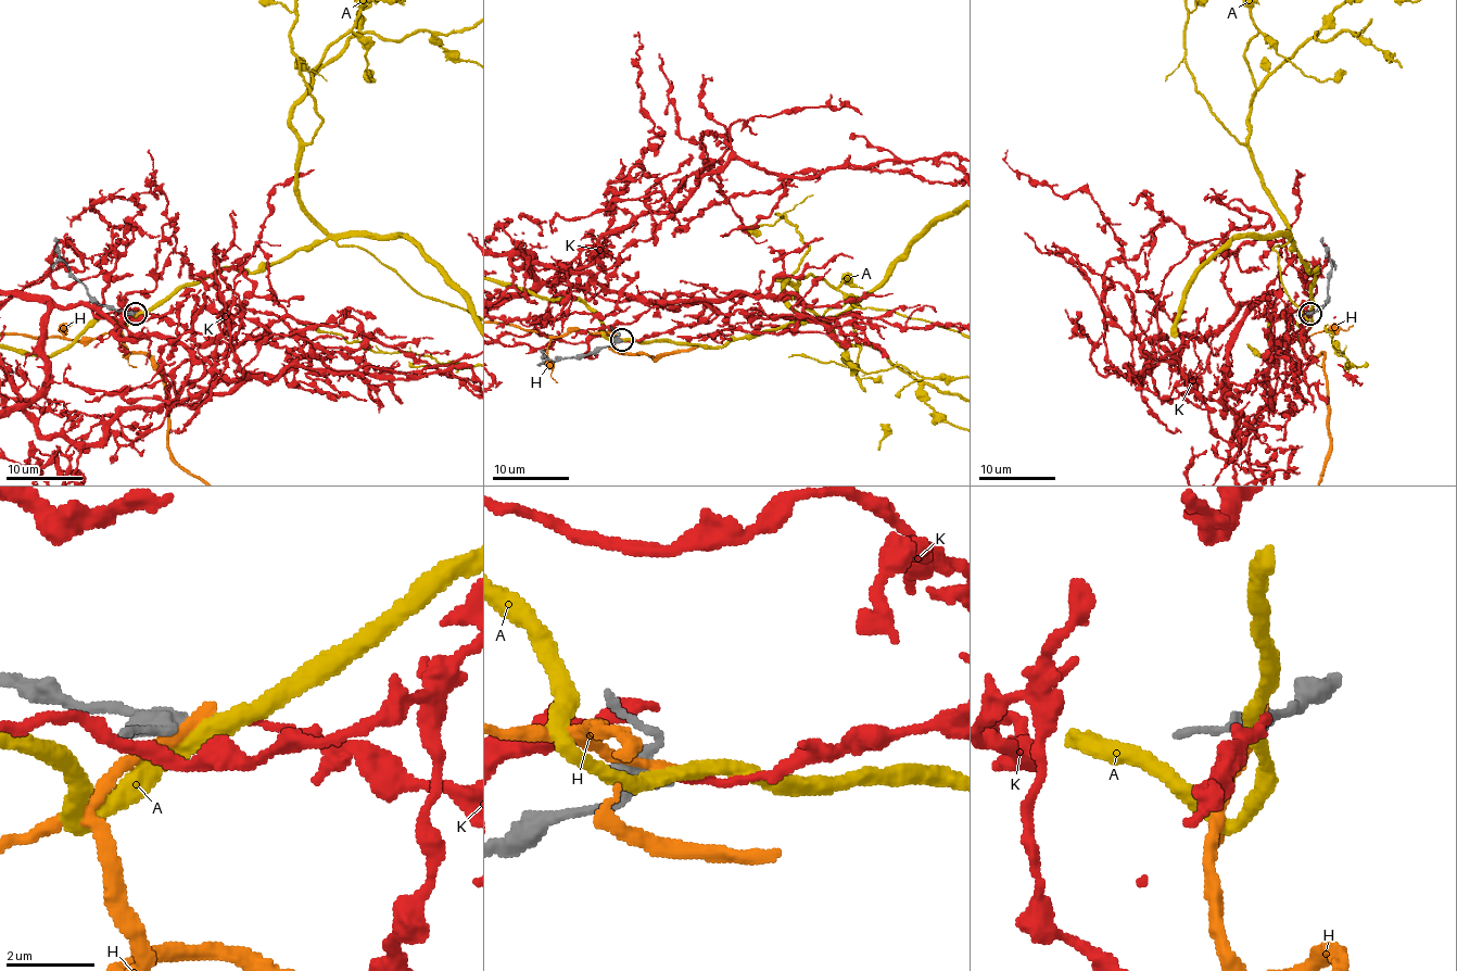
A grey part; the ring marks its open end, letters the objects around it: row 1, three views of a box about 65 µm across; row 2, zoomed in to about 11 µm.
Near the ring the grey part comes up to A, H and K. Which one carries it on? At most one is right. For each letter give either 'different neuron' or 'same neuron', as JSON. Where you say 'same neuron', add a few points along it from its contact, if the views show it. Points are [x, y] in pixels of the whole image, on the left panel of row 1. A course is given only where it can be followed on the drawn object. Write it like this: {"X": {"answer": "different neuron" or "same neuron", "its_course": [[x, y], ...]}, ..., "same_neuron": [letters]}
{"A": {"answer": "different neuron"}, "H": {"answer": "different neuron"}, "K": {"answer": "same neuron"}, "same_neuron": ["K"]}

